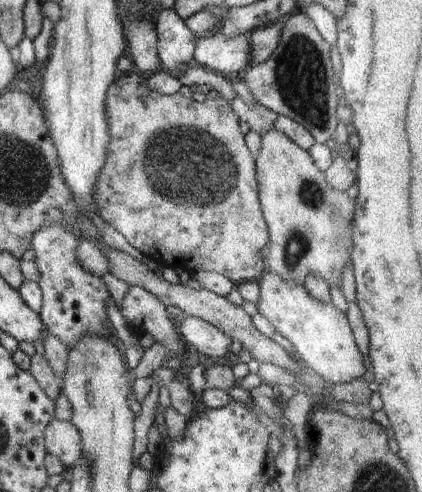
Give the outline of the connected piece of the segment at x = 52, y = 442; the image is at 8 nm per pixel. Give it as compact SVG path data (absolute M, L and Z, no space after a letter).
M54 418L43 432L45 449L68 468L78 467L81 462L81 436L70 421Z

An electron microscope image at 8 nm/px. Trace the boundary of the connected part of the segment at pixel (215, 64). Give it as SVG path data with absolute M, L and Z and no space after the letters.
M219 31L213 36L200 37L195 40L192 59L221 75L238 77L249 64L248 35L230 38Z

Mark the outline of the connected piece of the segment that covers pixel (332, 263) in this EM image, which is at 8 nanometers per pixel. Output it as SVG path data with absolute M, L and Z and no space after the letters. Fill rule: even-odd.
M276 127L261 134L261 148L254 159L259 201L269 234L267 272L277 274L284 280L300 283L302 286L307 274L317 272L327 282L329 288L340 287L342 269L348 257L351 258L353 249L350 234L352 234L354 202L346 196L346 192L333 189L326 182L325 174L314 164L309 152L294 144ZM334 211L337 212L336 217L331 216Z

